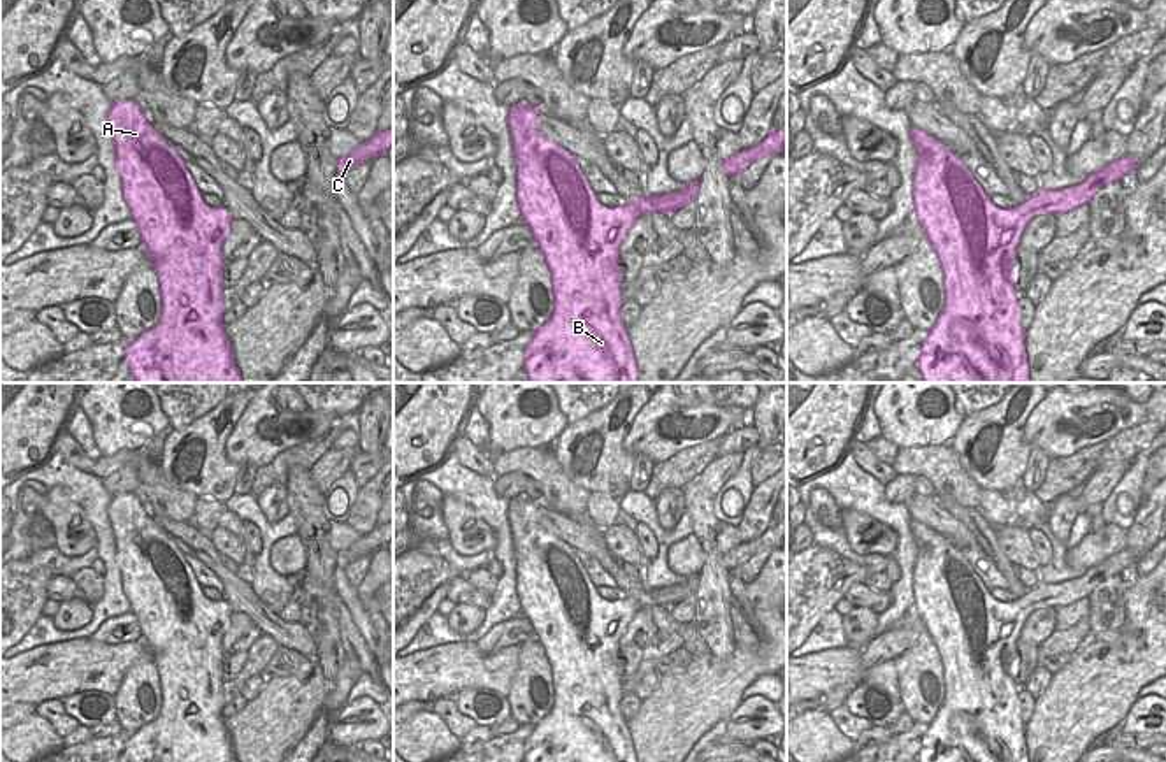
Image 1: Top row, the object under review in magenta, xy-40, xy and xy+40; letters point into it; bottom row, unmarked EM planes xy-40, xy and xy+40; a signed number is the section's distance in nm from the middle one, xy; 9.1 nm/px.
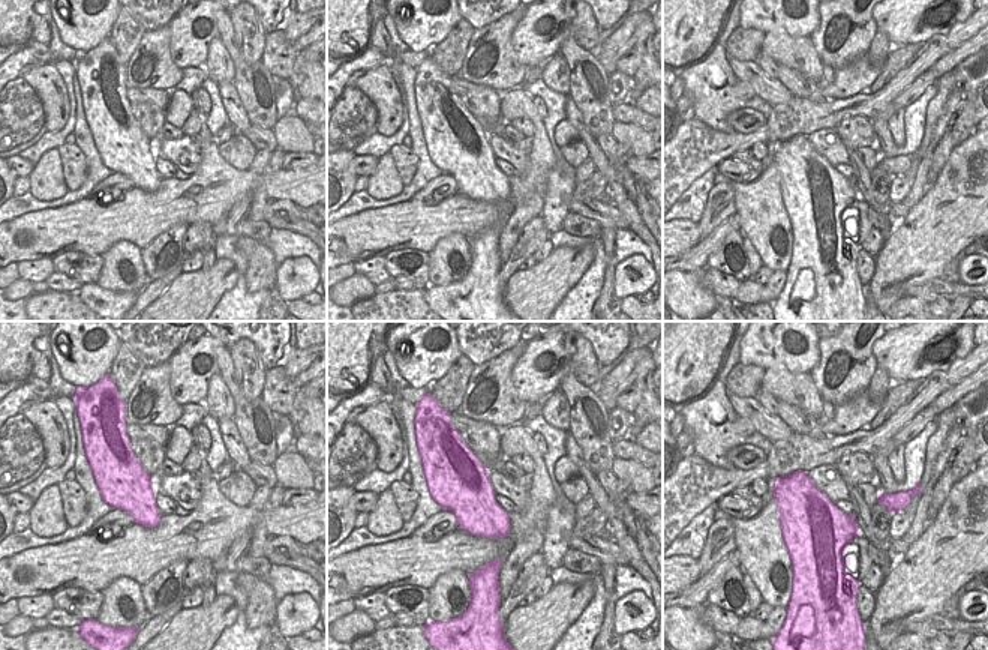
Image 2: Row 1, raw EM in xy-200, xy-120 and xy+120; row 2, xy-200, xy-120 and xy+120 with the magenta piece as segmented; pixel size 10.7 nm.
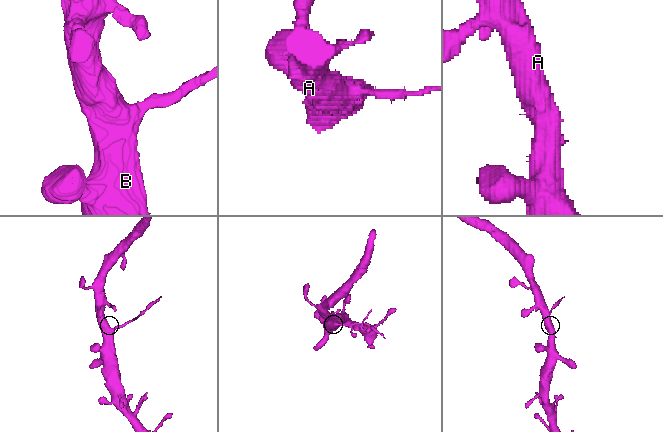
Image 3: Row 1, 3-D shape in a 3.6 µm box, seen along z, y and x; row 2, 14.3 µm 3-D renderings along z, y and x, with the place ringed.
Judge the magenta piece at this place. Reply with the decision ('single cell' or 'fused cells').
fused cells

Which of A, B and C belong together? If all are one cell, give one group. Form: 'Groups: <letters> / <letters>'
Groups: A B / C.

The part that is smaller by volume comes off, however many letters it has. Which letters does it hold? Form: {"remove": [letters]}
{"remove": ["C"]}

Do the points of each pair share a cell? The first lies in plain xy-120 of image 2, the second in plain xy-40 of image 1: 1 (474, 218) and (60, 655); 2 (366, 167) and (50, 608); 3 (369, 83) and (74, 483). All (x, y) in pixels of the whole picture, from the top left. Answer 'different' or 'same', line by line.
1: same
2: different
3: different

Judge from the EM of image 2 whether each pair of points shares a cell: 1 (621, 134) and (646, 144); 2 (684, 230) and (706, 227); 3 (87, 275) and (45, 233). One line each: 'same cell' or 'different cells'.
1: same cell
2: different cells
3: different cells

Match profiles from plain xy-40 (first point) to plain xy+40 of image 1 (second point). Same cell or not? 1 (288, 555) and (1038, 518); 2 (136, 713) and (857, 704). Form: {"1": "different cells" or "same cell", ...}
{"1": "different cells", "2": "different cells"}

